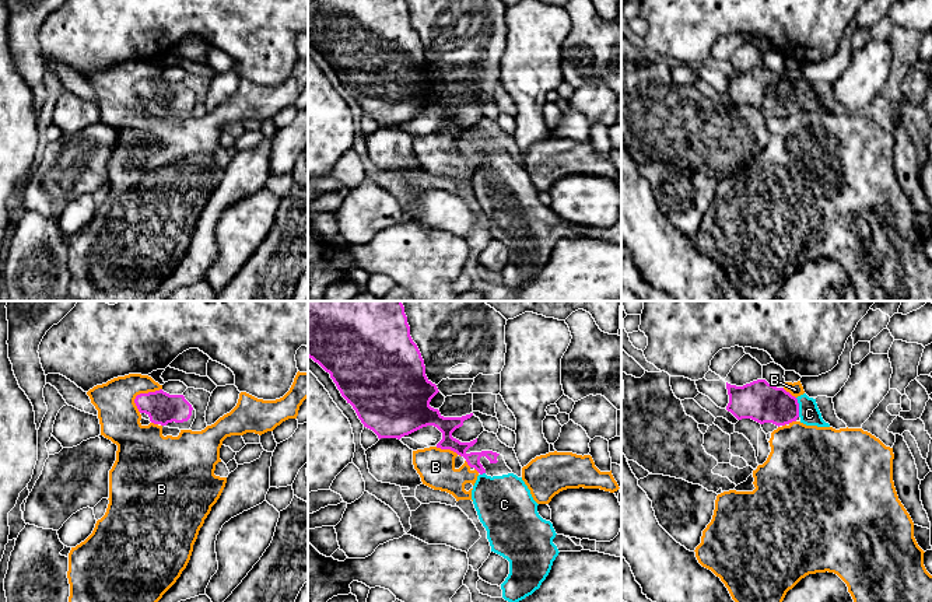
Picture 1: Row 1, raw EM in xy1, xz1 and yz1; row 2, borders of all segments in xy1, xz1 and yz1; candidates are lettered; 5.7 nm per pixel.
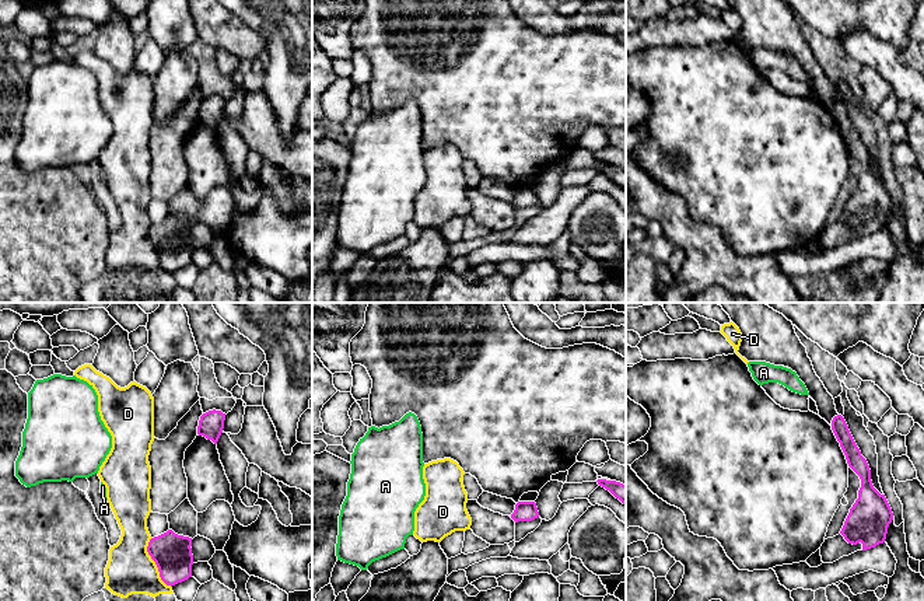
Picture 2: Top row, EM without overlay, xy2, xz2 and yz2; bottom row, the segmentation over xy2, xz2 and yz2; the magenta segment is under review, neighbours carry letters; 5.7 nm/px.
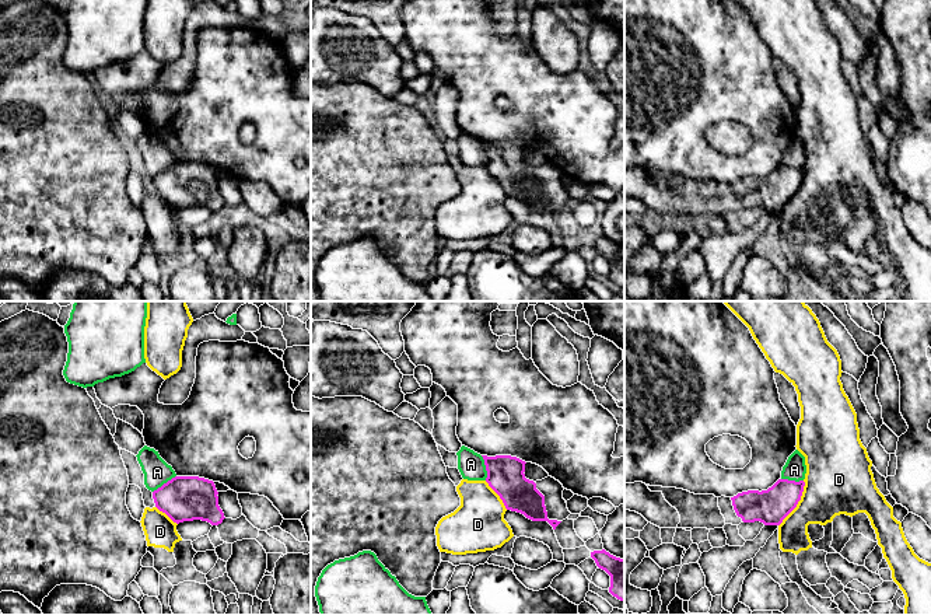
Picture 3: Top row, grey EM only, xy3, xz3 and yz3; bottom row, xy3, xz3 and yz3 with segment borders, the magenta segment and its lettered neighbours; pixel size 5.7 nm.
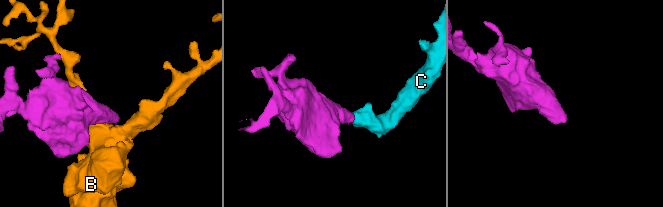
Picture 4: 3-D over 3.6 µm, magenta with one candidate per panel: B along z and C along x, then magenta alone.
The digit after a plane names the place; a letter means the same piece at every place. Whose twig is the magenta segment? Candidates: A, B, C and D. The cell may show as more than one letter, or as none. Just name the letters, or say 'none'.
C

